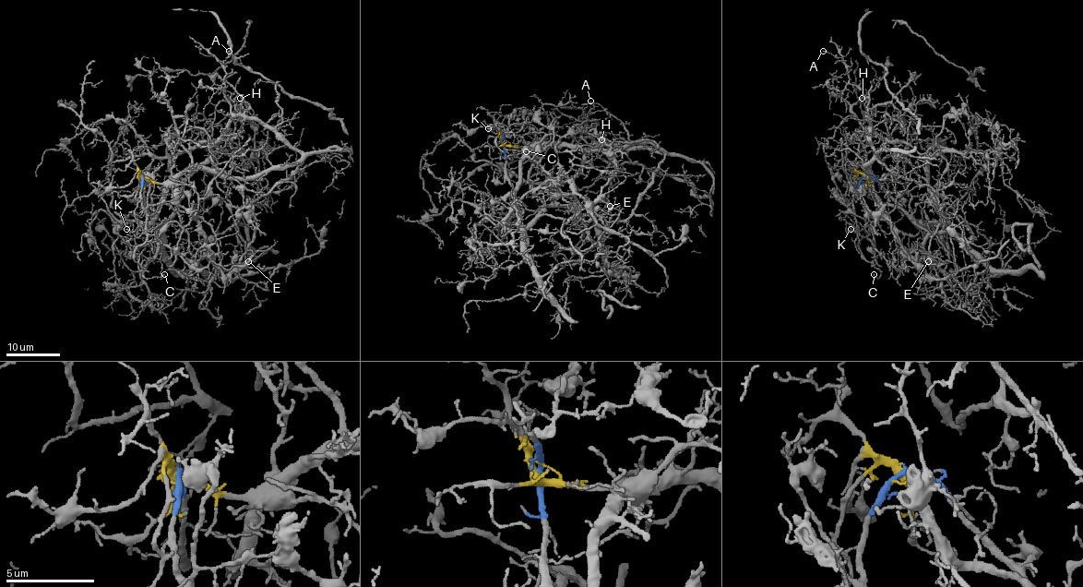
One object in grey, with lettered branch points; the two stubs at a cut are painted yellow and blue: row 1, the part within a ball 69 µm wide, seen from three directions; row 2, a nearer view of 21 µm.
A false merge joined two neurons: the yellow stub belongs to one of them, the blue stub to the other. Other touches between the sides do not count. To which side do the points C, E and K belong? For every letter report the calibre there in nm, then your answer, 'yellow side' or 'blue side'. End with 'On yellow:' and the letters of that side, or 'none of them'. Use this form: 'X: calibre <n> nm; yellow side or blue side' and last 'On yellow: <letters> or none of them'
C: calibre 130 nm; blue side
E: calibre 150 nm; blue side
K: calibre 160 nm; yellow side
On yellow: K

